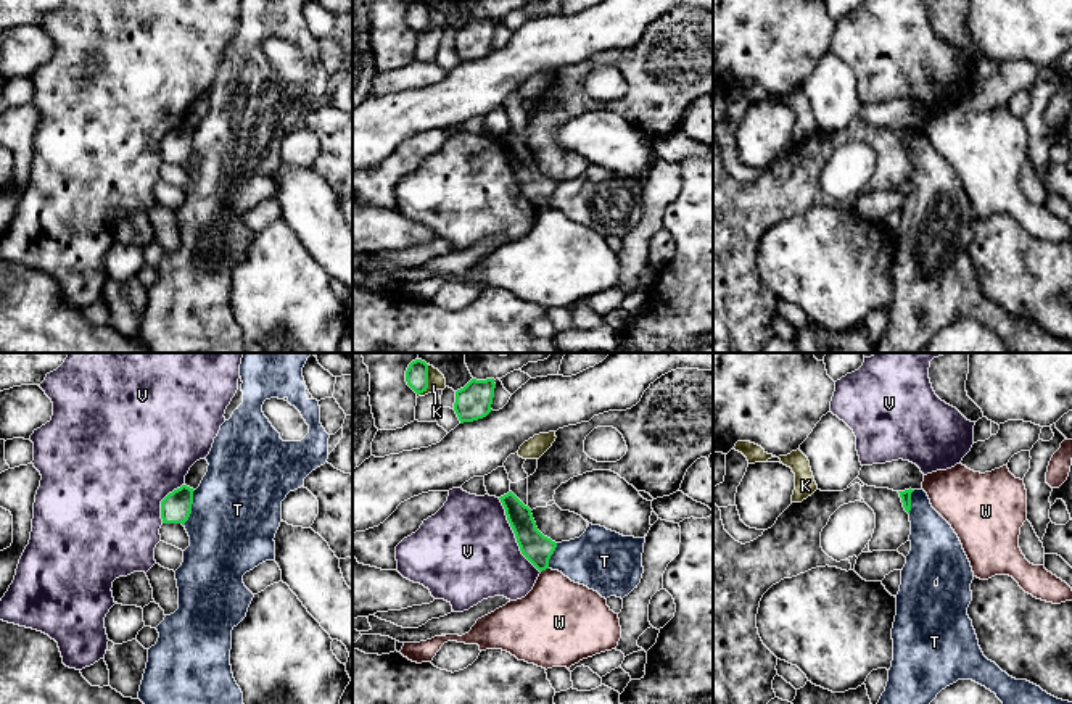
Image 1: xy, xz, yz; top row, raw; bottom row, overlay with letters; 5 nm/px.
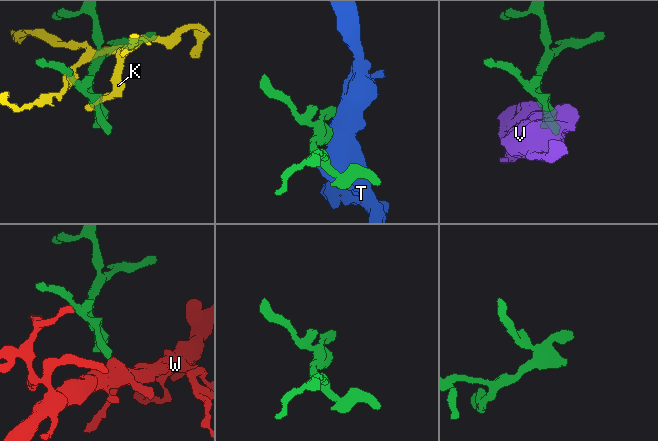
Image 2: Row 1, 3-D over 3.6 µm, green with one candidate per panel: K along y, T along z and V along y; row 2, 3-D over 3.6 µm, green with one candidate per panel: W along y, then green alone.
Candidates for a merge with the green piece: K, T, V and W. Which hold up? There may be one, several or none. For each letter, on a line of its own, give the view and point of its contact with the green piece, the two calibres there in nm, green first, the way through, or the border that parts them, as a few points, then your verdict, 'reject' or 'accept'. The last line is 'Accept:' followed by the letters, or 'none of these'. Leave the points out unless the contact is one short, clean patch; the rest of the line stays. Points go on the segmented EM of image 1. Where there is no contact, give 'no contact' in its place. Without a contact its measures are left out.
K: xz (427, 380) | 110/90 nm | along xz (428, 364), (428, 385), (417, 395) | reject
T: xy (190, 508) | 160/440 nm | along xy (195, 490), (192, 513), (182, 524) | reject
V: xz (515, 535) | 150/480 nm | reject
W: xz (544, 569) | 150/380 nm | along xz (548, 567), (541, 572) | reject
Accept: none of these

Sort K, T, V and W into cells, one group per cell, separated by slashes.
K / T / V / W

